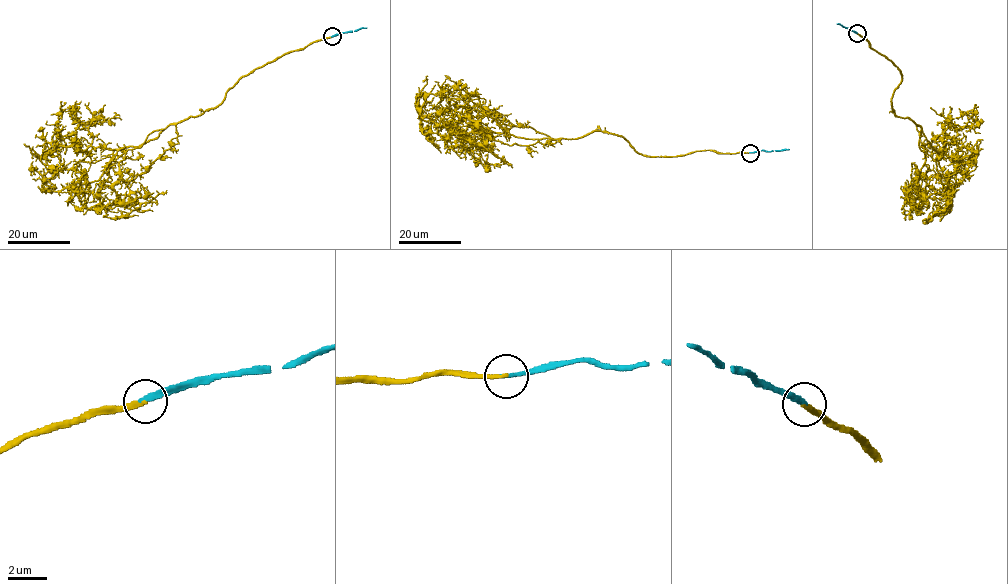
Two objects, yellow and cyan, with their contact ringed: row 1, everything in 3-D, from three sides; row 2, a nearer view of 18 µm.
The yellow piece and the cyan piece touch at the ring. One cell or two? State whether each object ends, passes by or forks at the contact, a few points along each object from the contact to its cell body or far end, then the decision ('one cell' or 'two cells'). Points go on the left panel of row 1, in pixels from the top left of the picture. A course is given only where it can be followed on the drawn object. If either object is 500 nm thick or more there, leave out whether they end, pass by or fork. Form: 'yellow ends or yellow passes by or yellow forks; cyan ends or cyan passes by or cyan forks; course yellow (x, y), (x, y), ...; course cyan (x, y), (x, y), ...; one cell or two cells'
yellow ends; cyan ends; course yellow (332, 36), (244, 75), (201, 115), (121, 148), (89, 183), (71, 169), (52, 174), (41, 161), (59, 137); course cyan (332, 36), (366, 27); one cell

